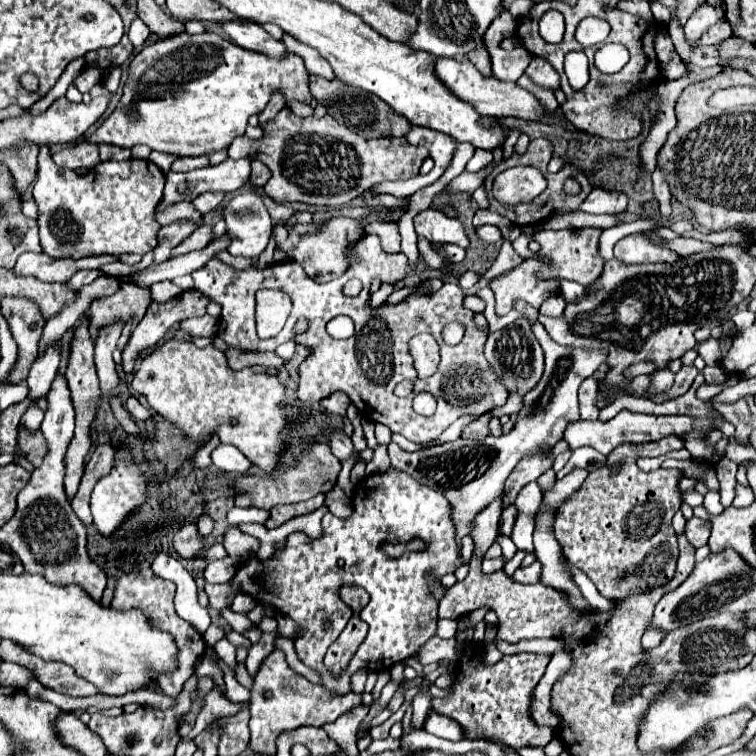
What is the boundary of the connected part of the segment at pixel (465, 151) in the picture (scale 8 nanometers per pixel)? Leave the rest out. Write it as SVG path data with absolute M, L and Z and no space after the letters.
M458 143L458 151L456 151L456 155L454 155L454 159L452 159L452 163L444 175L448 175L450 181L454 177L458 177L464 171L468 159L472 159L472 155L474 155L474 147L470 143Z

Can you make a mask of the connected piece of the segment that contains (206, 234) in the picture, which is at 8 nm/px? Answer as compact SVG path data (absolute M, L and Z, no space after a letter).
M203 224L200 229L196 229L188 239L184 239L184 241L172 251L170 259L172 259L172 257L178 257L178 255L184 255L184 253L190 253L190 251L202 249L204 245L208 245L211 241L212 233L213 228L209 225Z

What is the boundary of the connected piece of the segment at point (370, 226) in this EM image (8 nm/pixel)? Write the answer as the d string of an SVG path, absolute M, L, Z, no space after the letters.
M370 221L364 225L366 233L376 233L388 253L398 253L400 251L400 233L398 225L392 223L382 223L382 221Z

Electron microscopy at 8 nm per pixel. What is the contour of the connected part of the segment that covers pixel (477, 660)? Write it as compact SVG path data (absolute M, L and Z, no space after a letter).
M466 643L456 663L456 681L446 699L434 699L438 713L454 719L464 729L466 739L496 741L506 747L546 747L554 739L554 727L540 727L532 719L532 697L552 655L516 653L495 665L484 665L484 645Z

